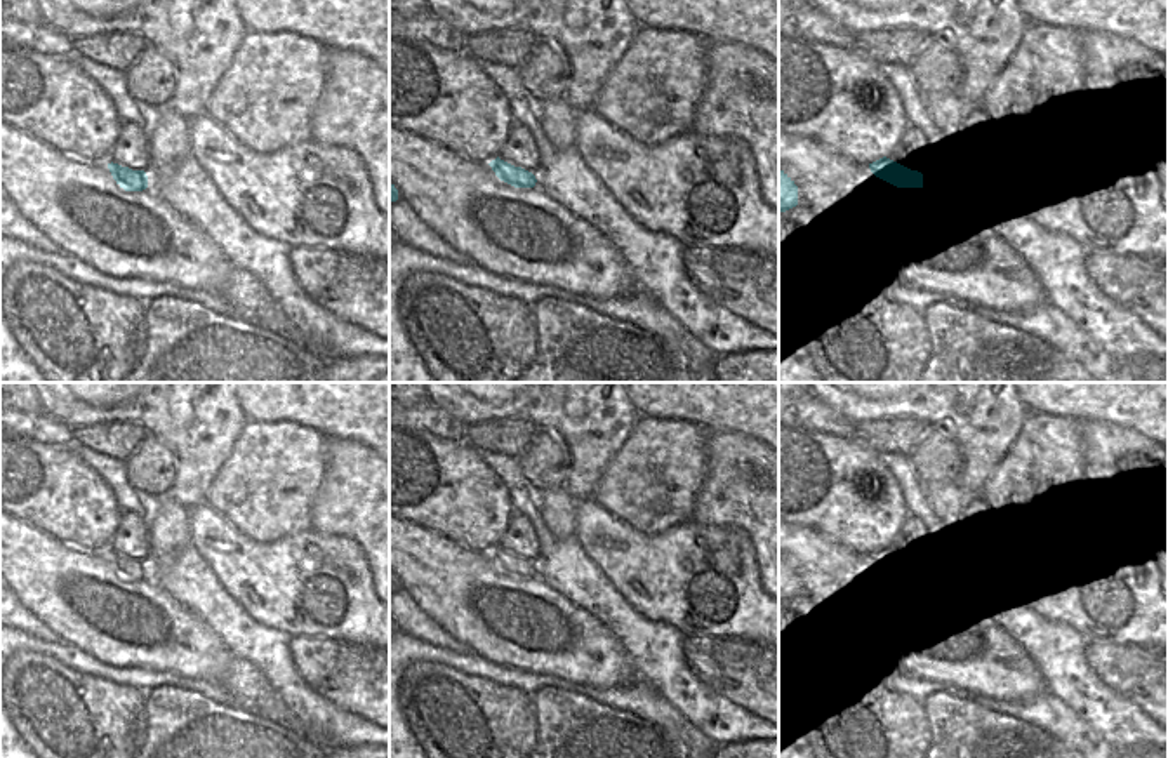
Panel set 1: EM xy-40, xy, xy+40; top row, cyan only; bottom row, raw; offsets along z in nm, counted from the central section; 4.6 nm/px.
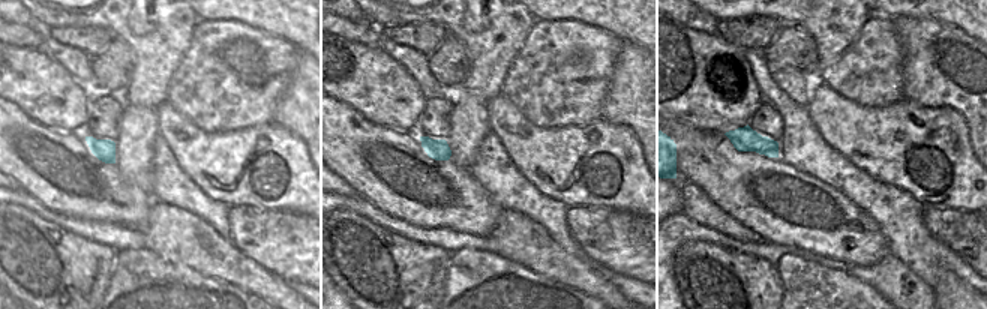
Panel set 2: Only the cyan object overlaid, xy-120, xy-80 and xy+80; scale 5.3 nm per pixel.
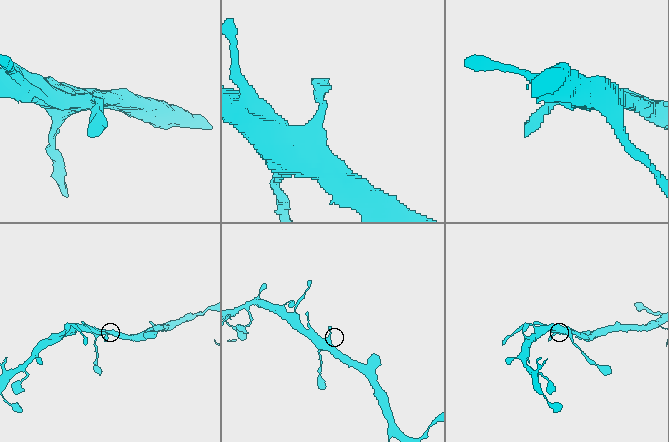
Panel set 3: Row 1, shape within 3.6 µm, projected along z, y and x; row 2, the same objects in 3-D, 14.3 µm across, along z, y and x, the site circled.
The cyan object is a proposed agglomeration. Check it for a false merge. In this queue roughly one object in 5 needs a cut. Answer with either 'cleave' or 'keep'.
keep

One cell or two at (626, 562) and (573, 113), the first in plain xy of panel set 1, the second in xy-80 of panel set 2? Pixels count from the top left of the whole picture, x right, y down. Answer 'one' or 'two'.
two

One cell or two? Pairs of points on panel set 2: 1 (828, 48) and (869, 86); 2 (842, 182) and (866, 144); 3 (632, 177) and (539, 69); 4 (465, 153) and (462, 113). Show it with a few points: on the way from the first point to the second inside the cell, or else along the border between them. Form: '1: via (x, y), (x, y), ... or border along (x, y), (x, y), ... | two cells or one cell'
1: border along (860, 30), (827, 66), (818, 69) | two cells
2: border along (825, 141), (882, 183) | two cells
3: border along (600, 117), (581, 126), (551, 128) | two cells
4: via (465, 143), (465, 123) | one cell

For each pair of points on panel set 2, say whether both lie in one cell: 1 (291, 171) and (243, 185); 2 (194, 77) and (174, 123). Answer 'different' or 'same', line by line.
1: same
2: different

